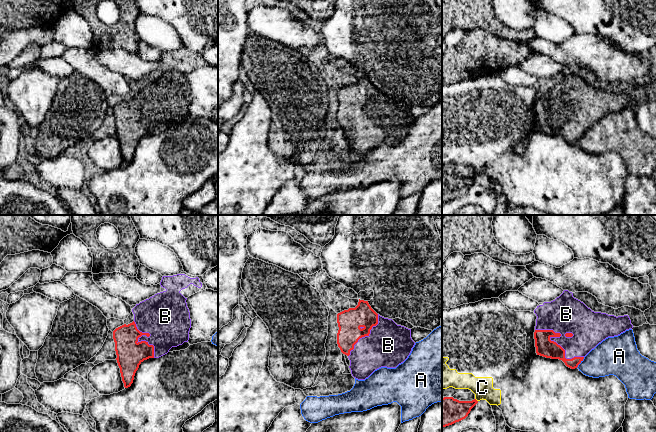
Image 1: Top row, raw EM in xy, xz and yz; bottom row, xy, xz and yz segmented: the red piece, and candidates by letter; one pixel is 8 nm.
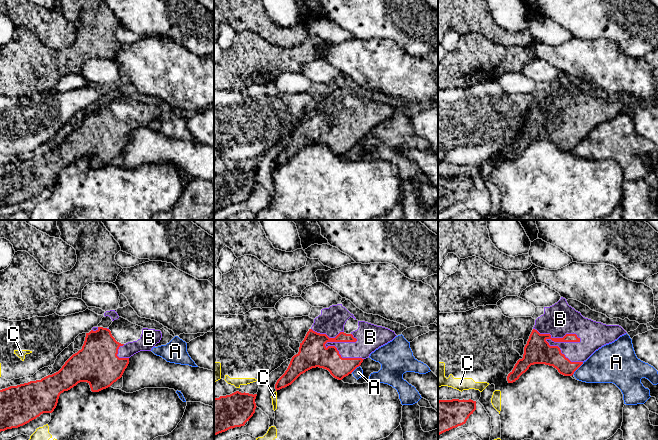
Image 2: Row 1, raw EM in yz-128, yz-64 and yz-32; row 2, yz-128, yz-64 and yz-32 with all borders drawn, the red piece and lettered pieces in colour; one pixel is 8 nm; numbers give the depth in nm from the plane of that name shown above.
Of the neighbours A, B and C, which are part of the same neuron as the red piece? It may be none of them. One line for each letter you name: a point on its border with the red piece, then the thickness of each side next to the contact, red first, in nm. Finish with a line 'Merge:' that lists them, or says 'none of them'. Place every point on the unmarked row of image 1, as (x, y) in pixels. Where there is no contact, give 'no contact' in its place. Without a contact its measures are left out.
B: yz (550, 116) | 150/300 nm
Merge: B

